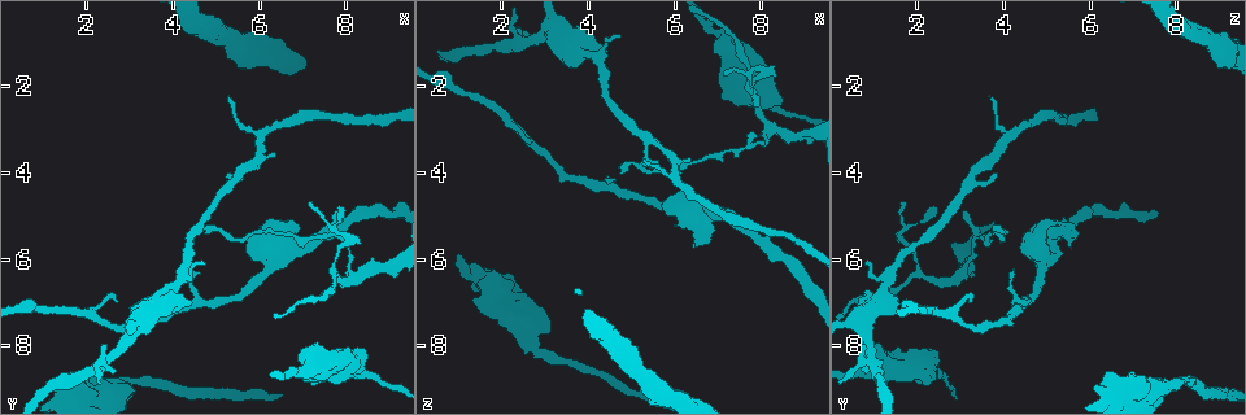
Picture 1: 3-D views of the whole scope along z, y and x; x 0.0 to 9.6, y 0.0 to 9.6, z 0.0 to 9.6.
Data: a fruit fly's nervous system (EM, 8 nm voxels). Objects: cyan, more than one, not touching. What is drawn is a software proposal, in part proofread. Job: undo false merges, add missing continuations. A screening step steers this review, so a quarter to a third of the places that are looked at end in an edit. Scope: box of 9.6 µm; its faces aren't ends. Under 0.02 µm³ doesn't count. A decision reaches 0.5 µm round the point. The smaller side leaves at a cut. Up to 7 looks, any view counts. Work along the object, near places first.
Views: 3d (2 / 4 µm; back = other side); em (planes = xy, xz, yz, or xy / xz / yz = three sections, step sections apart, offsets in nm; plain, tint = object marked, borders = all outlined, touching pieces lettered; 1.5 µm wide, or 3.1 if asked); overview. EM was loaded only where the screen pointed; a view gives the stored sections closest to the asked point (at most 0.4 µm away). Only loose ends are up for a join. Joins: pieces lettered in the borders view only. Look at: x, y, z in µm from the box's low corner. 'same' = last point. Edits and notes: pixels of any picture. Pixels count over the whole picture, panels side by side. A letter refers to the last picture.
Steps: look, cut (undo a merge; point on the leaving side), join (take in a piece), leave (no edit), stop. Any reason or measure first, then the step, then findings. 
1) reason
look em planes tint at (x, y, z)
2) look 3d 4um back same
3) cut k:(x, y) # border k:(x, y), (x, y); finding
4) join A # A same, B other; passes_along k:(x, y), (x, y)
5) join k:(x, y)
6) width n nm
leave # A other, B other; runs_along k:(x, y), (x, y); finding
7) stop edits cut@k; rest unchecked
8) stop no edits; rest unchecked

free end
look em planes plain at (7.15, 4.70, 1.80)

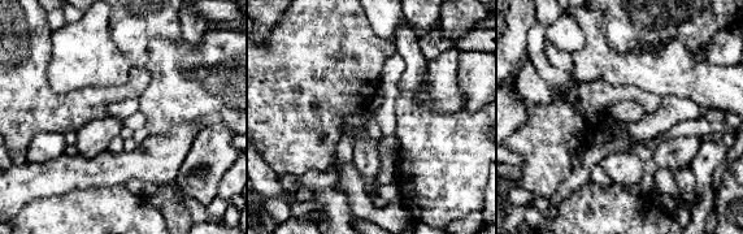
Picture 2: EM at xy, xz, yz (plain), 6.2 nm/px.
see the neighbours
look em planes borders same

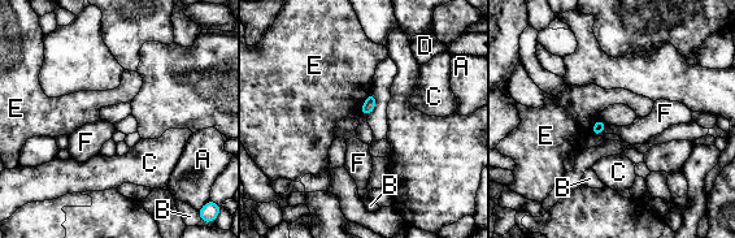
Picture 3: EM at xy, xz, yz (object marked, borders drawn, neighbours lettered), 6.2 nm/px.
width 70 nm
leave # A other, B other, C other, D other, E other, F other; border 3:(607, 124), (597, 135); none of them fits

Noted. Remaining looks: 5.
thin end
look em planes plain at (4.65, 6.10, 0.80)

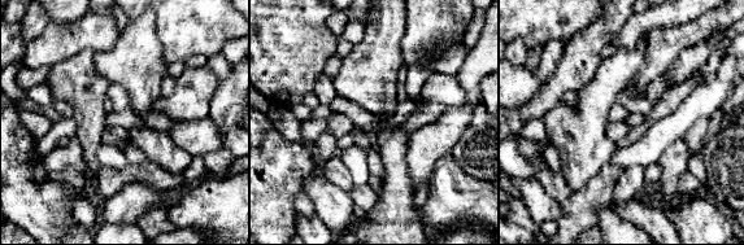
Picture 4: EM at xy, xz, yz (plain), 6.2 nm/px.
look em planes borders same

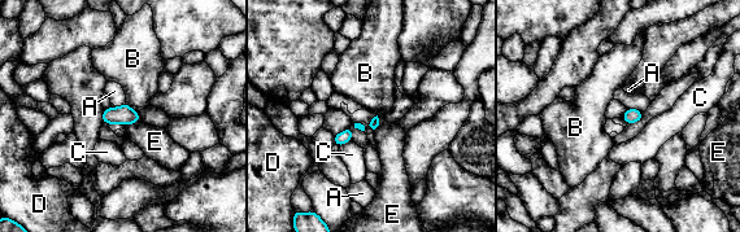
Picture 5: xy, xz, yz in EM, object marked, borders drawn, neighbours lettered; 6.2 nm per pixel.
leave # A other, B other, C other, D other, E other; no lettered piece goes on from it

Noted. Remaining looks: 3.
calibre changes
look em yz step 8 tint at (6.70, 8.55, 0.60)

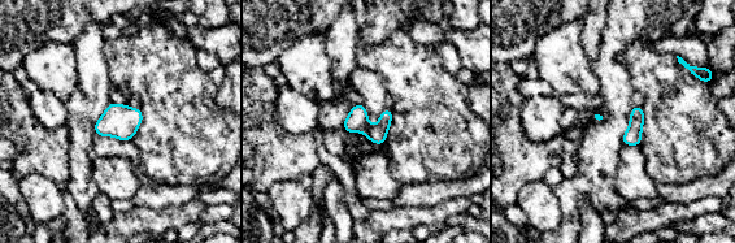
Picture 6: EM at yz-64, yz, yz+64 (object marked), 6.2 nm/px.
look em xz step 8 tint same

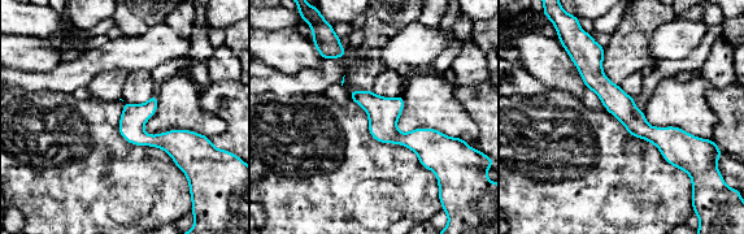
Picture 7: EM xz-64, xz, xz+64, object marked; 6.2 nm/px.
look em xz step 8 borders same

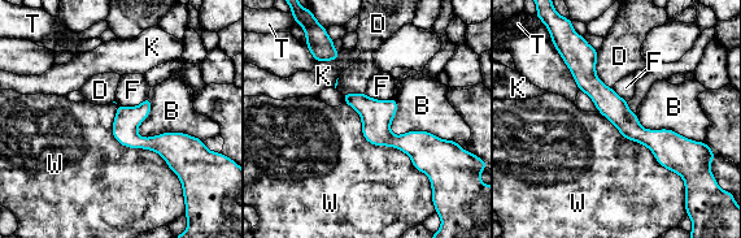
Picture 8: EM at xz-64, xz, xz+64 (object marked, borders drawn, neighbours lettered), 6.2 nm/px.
leave # B other, D other, F other, K other, T other, W other; border 8:(344, 102), (431, 181); all the same cell

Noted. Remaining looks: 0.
stop no edits; rest unchecked

